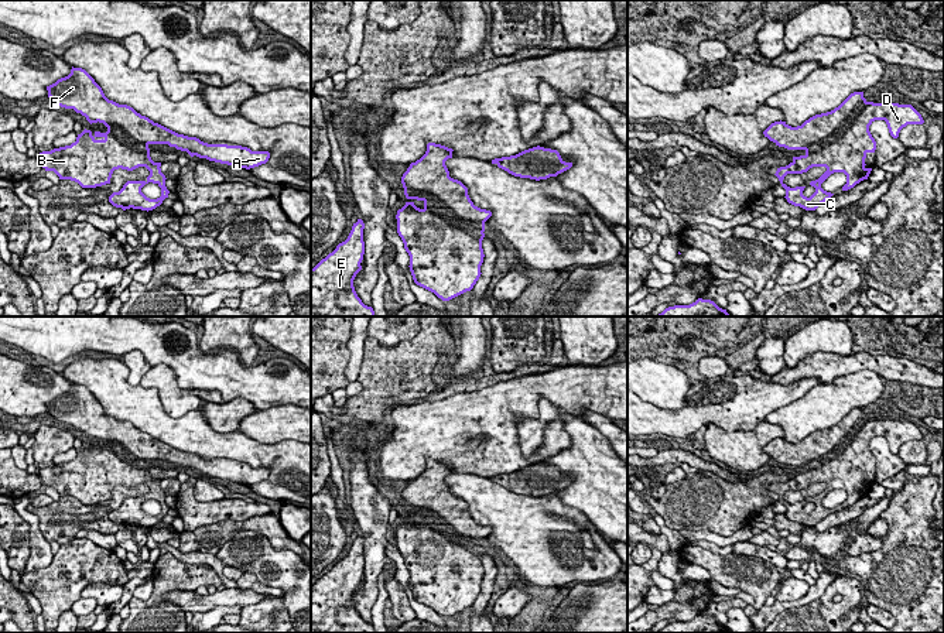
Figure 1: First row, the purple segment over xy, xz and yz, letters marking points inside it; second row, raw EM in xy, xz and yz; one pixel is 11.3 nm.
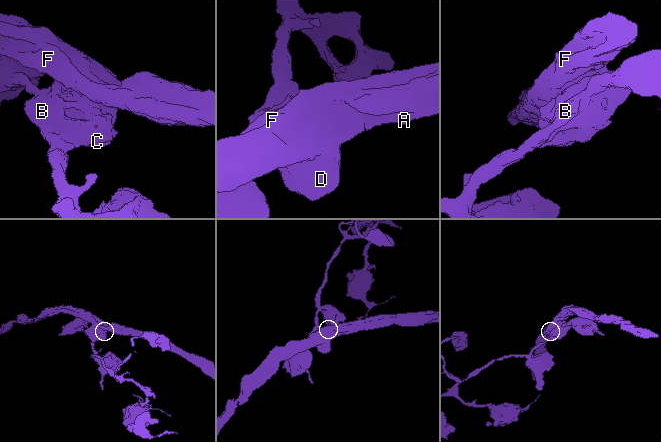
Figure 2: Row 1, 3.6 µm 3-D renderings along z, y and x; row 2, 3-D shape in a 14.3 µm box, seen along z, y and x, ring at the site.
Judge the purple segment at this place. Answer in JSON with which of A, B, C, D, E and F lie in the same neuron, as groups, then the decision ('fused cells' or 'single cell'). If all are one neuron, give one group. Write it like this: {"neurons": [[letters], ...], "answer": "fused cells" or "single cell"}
{"neurons": [["A", "F"], ["B", "C", "D", "E"]], "answer": "fused cells"}

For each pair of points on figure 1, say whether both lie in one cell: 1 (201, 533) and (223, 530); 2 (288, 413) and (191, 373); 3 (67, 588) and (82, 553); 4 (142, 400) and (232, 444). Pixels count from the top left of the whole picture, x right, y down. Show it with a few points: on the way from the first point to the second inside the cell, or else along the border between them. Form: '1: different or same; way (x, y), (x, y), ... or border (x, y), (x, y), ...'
1: same; way (207, 533), (218, 533)
2: different; border (296, 404), (277, 404), (256, 410)
3: same; way (67, 580), (67, 575), (79, 561)
4: same; way (164, 423), (175, 433), (191, 433), (209, 444)

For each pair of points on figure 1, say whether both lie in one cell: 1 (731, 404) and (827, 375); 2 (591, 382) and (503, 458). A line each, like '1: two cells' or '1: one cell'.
1: two cells
2: one cell

